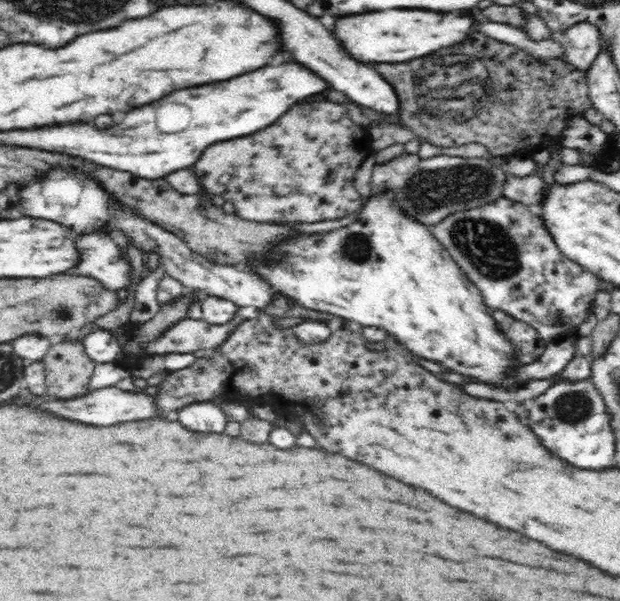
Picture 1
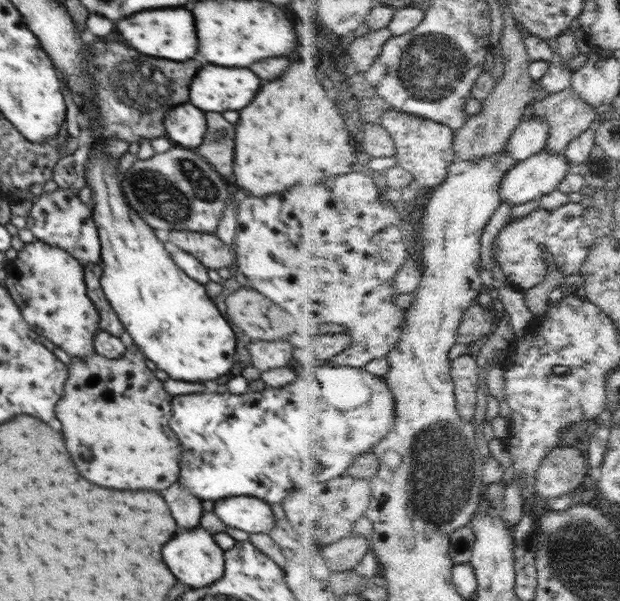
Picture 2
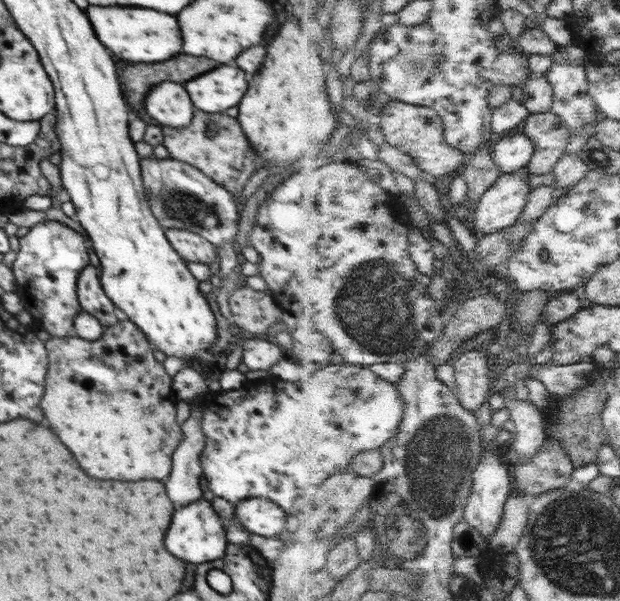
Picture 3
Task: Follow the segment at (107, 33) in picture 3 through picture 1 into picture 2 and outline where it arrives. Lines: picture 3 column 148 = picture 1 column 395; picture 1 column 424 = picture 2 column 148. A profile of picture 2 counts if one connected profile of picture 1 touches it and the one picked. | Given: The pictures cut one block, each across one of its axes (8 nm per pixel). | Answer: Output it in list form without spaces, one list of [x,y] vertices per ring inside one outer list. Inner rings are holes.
[[[184,8],[138,12],[130,18],[124,18],[120,22],[116,22],[116,30],[120,32],[120,36],[124,38],[124,42],[128,46],[132,46],[138,52],[148,54],[148,56],[184,62],[184,60],[194,58],[198,54],[198,38],[196,38],[194,18],[192,18],[192,12],[184,10]]]

